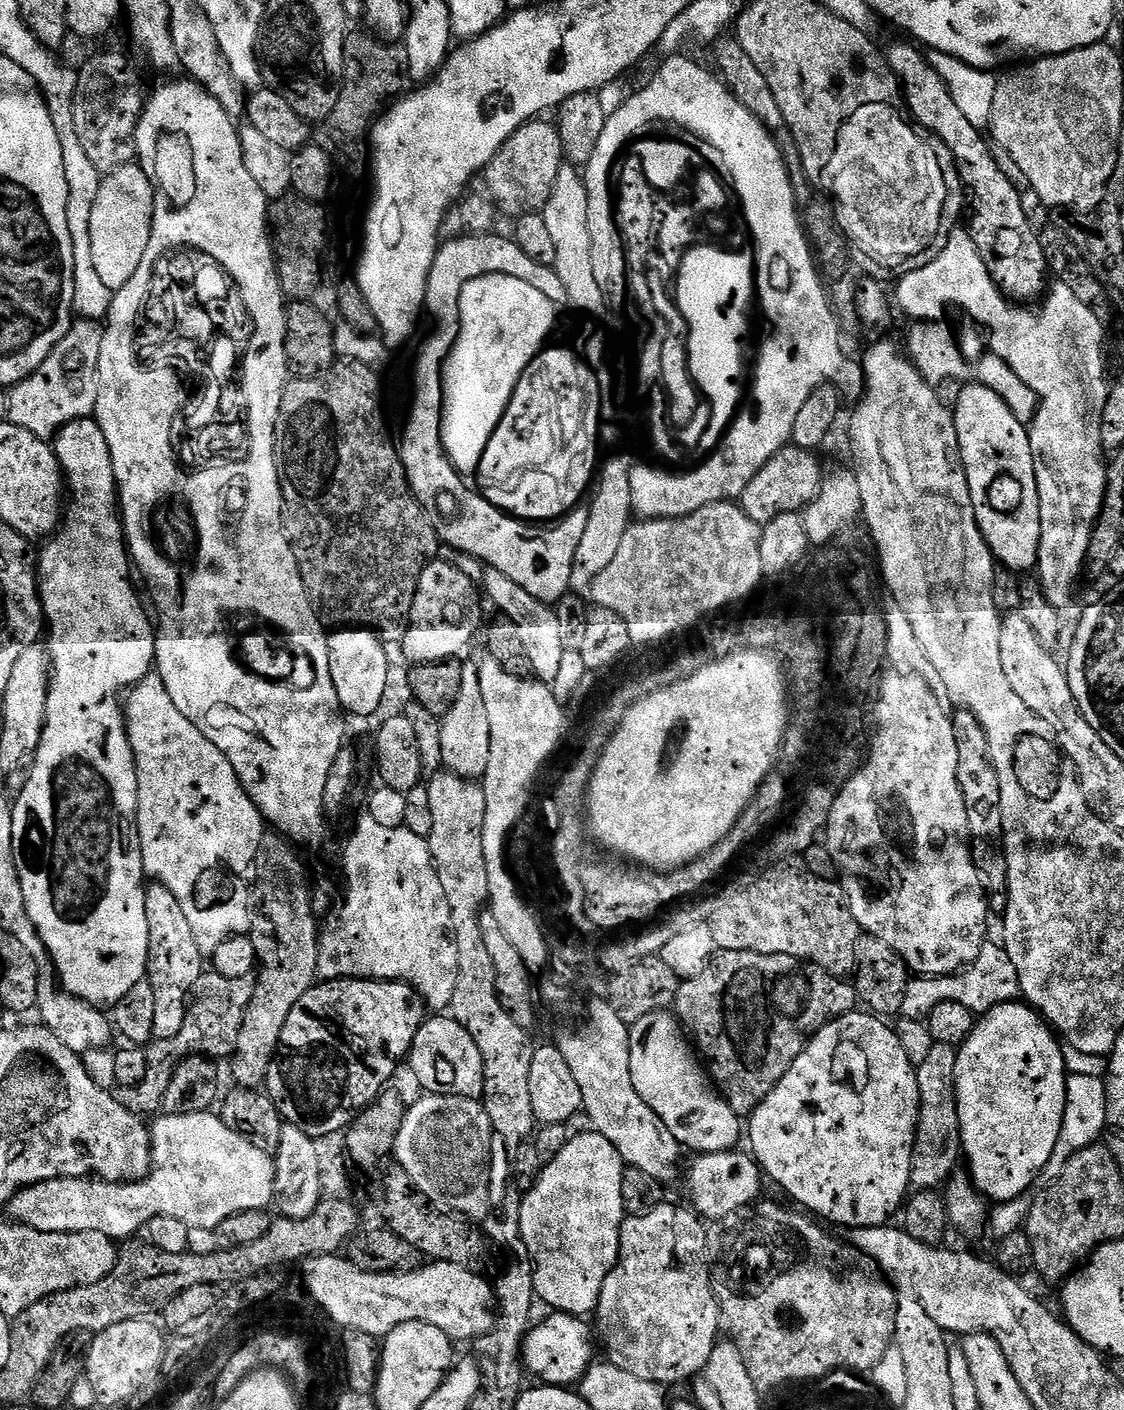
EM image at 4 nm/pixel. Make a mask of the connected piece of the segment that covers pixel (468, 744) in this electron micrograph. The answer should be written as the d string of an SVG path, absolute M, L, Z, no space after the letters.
M465 663L462 670L462 691L454 706L450 706L450 710L442 717L440 729L444 768L456 776L479 781L486 766L490 766L490 717L486 710L486 701L482 699L480 674L475 663Z

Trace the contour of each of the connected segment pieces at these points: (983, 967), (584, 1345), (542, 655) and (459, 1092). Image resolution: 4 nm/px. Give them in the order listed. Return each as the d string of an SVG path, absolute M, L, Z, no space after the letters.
M986 942L973 964L953 972L951 976L916 976L909 979L900 1016L906 1020L927 1021L934 1006L942 1006L942 1002L962 1002L962 1006L966 1006L973 1014L983 1014L999 1004L1019 1001L1021 996L1018 970L1014 970L1010 954L1006 954L999 943Z
M552 1312L540 1325L538 1324L529 1327L528 1334L524 1337L522 1359L525 1369L531 1375L533 1372L540 1379L537 1381L544 1386L568 1388L579 1385L580 1379L588 1372L588 1367L594 1363L592 1356L594 1332L589 1321L565 1312Z
M485 567L484 584L482 580L482 592L485 597L492 599L492 604L497 613L504 614L506 618L514 622L518 628L521 638L523 639L524 649L530 658L530 666L532 667L532 676L535 679L549 685L555 685L558 674L562 670L562 658L566 651L566 641L562 634L562 622L558 618L555 607L549 606L545 601L534 598L534 594L526 594L526 590L522 590L522 586L518 586L518 582L512 581L506 574L502 574L497 568Z
M432 1014L414 1034L412 1048L408 1051L407 1067L412 1067L412 1076L424 1087L425 1093L433 1096L461 1096L480 1100L484 1094L484 1059L478 1042L458 1021L448 1014Z

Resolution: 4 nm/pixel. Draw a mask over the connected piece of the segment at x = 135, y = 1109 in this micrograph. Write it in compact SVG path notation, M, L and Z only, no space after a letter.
M214 970L205 971L192 987L192 1001L188 1006L186 1022L182 1022L182 1030L178 1030L174 1038L153 1039L152 1043L144 1048L146 1078L142 1078L142 1082L134 1086L117 1087L114 1092L116 1101L126 1106L130 1114L141 1118L149 1118L148 1116L152 1115L155 1117L164 1107L170 1078L174 1078L174 1070L184 1059L188 1056L231 1057L238 1046L238 1033L242 1030L242 1018L246 1018L246 1006L250 1006L250 998L254 994L255 985L256 982L252 976L226 978L219 976Z

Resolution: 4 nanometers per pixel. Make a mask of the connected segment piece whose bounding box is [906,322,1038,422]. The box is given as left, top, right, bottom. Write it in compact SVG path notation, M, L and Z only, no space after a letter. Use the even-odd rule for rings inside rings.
M916 322L911 325L913 328L908 332L906 355L912 361L912 365L933 386L940 386L943 380L967 381L971 377L968 375L973 372L976 375L973 377L982 377L983 383L987 384L990 390L994 390L994 394L998 394L1004 399L1006 406L1010 406L1010 410L1014 410L1014 414L1019 420L1031 421L1036 414L1038 403L1034 390L1030 390L1030 386L1026 386L1026 382L1022 382L1022 378L1018 378L1018 374L1014 374L1014 370L1010 370L1010 366L1006 366L1006 362L1002 362L1002 358L985 354L975 363L969 363L960 352L960 346L954 332L951 332L946 325L947 323L944 322Z

